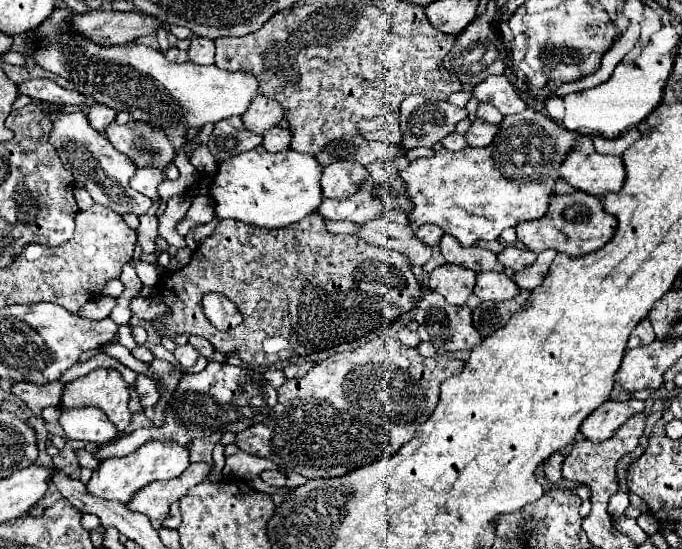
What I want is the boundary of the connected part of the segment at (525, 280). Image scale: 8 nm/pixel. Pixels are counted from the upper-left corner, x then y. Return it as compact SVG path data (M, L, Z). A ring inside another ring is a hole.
M544 250L544 252L540 252L538 258L536 258L536 262L532 266L526 266L524 270L520 270L520 272L514 274L514 282L520 288L524 288L524 290L534 290L546 278L548 268L550 268L550 264L552 264L552 260L554 260L556 254L558 254L556 250Z

